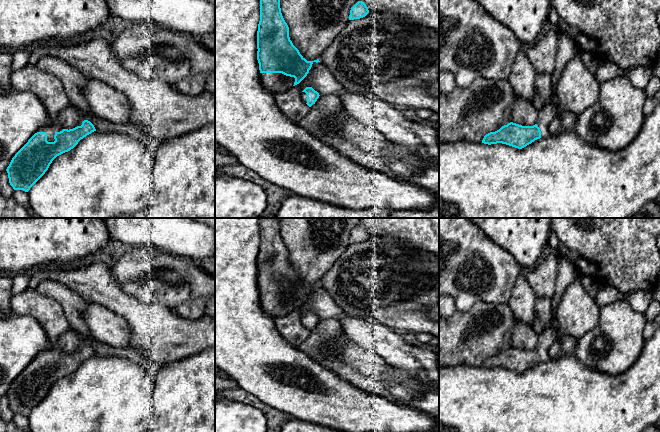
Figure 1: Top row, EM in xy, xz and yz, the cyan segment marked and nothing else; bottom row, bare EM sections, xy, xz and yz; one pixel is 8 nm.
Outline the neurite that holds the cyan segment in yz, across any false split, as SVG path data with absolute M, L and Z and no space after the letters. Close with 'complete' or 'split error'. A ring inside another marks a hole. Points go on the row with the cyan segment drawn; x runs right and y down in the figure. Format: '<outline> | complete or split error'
M547 102L538 111L538 122L535 125L522 126L510 122L499 130L486 134L482 143L488 145L502 143L522 149L537 139L550 136L548 126L556 115L557 108L551 102Z | split error

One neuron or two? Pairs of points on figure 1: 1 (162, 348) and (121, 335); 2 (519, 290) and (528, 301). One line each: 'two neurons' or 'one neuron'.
1: two neurons
2: one neuron

